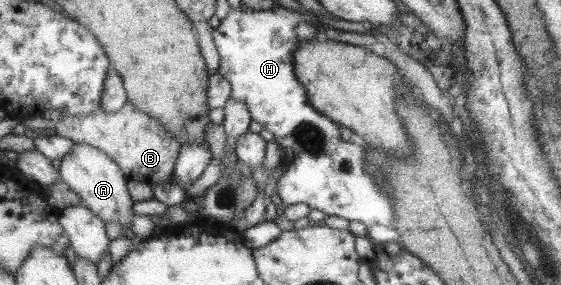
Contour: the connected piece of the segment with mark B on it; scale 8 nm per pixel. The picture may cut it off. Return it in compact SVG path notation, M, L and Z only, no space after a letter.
M130 103L124 104L118 112L106 112L100 108L92 112L90 116L66 116L62 113L58 120L47 120L42 116L35 116L22 121L20 123L31 130L54 129L57 135L68 138L74 143L88 144L92 148L98 148L100 152L108 154L114 160L128 179L149 185L166 183L165 180L174 170L181 148L176 138L164 130L160 121L140 112Z

